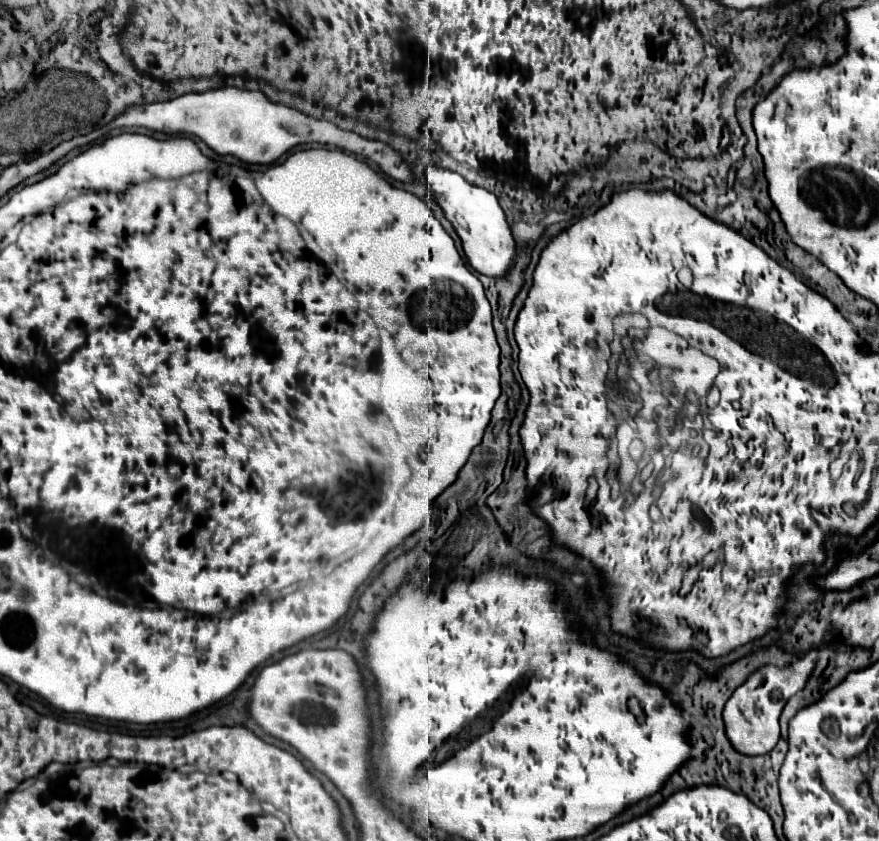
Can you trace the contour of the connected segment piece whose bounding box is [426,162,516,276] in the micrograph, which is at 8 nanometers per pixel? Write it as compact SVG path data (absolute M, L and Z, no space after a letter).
M430 162L426 168L426 180L428 190L434 194L434 202L442 208L444 216L450 220L456 234L460 236L468 264L486 276L504 276L514 262L516 246L498 198L492 192L466 182L460 174L434 162Z

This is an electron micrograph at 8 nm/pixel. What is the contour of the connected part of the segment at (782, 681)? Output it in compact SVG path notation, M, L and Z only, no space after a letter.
M802 656L798 662L776 666L768 664L756 670L742 686L736 688L736 692L730 696L724 708L724 724L726 724L726 736L732 742L732 746L746 754L746 756L762 756L770 752L778 738L780 738L780 714L784 704L790 696L794 696L798 690L804 688L806 678L810 676L814 668L814 656Z

